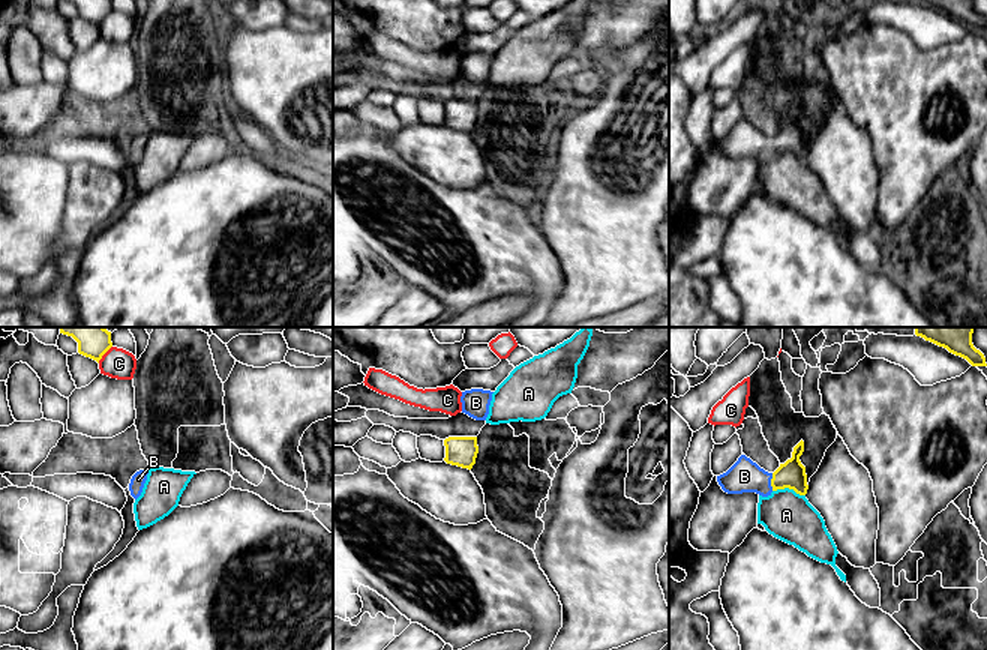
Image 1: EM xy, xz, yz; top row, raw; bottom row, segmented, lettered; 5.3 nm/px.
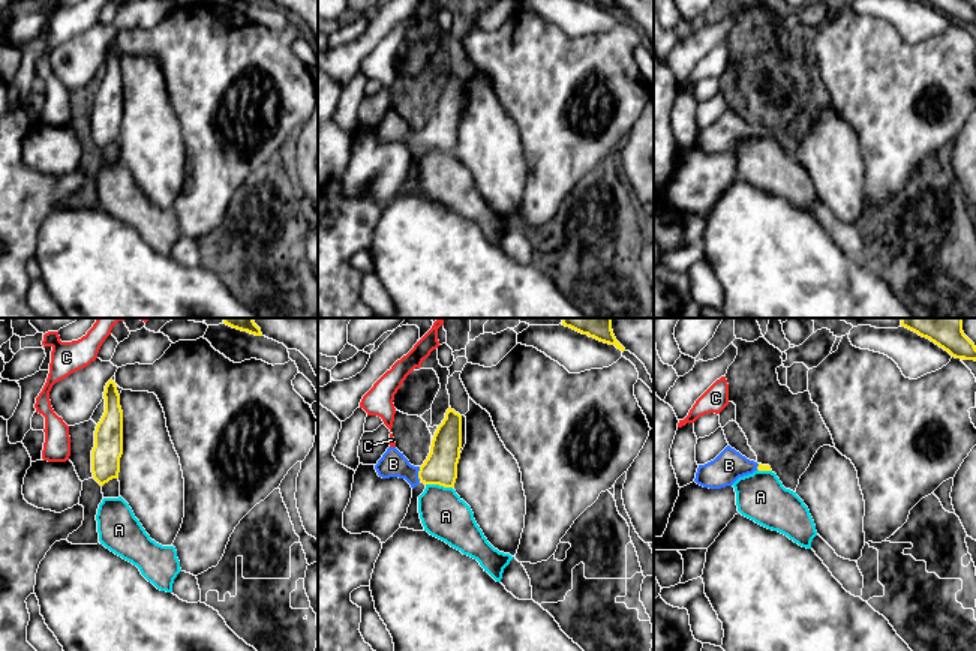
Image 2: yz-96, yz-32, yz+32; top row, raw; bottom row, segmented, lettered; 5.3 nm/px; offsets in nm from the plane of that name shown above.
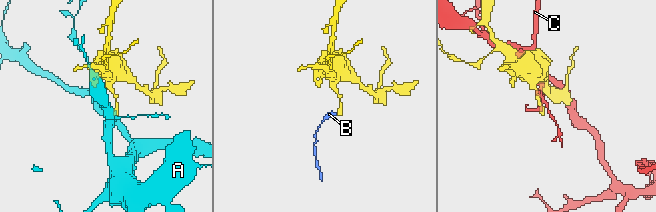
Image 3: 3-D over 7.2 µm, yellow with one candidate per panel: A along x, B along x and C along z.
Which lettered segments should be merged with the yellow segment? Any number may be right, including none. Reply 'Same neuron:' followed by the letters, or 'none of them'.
Same neuron: B

